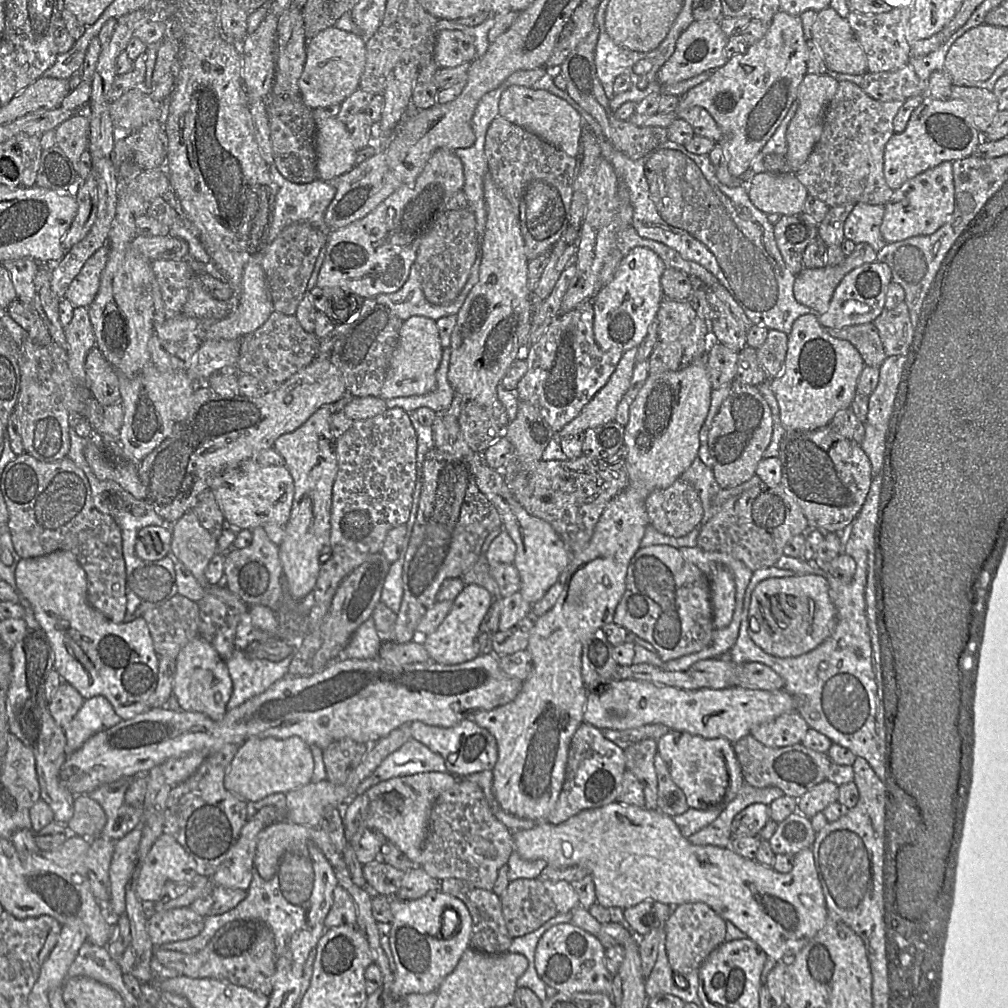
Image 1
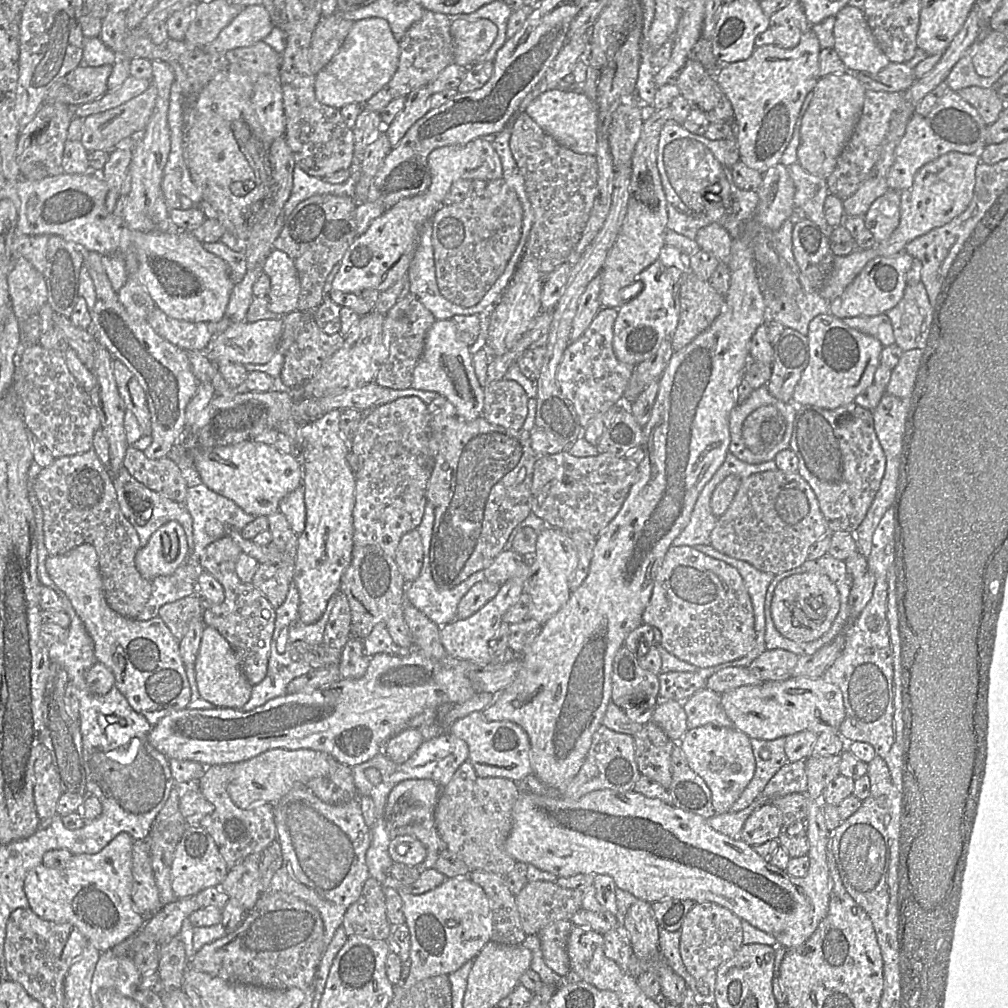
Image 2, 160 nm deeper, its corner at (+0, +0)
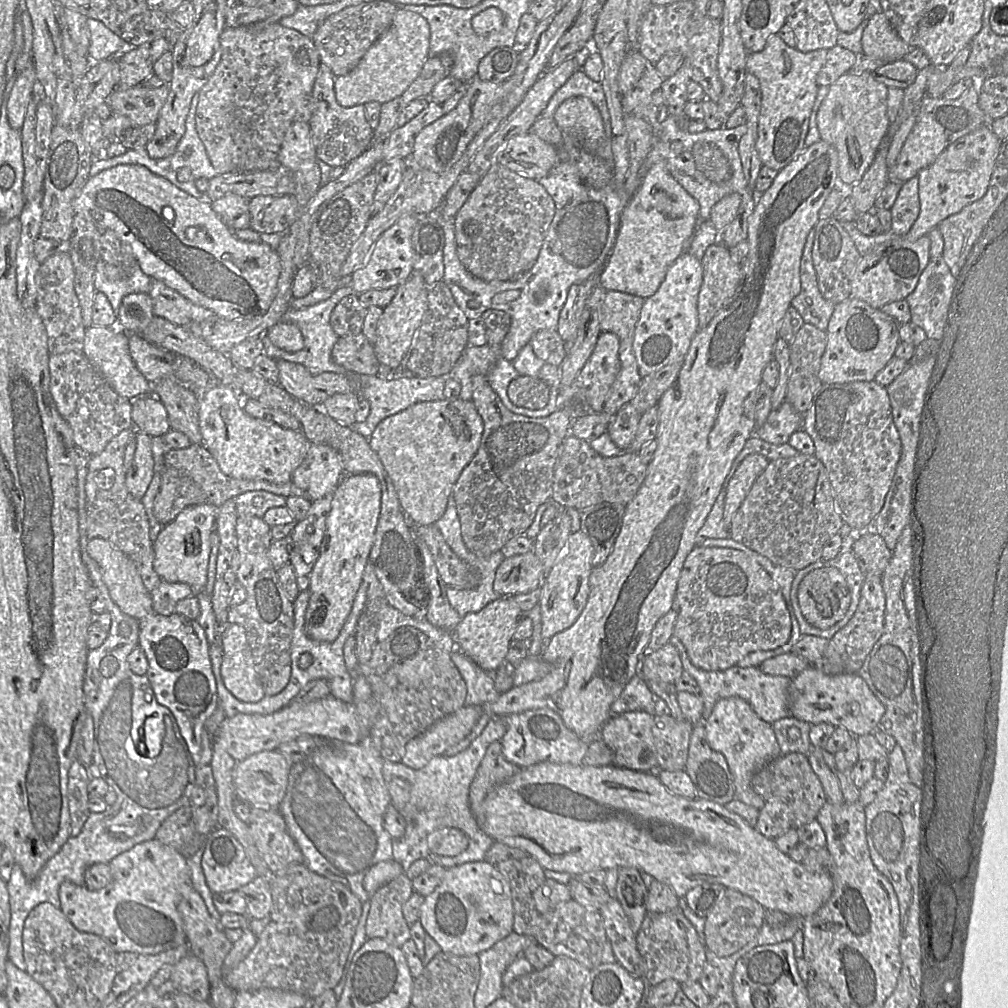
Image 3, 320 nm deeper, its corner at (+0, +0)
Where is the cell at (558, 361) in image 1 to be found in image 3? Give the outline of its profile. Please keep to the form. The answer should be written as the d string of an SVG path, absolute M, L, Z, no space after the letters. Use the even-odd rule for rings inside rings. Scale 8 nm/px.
M602 332L592 355L573 382L585 395L590 412L603 410L620 369L619 350L618 336L612 332Z

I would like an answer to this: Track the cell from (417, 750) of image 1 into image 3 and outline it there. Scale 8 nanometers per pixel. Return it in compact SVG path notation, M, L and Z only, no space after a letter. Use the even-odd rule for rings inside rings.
M501 718L490 719L481 734L463 751L453 755L440 755L419 770L414 770L401 762L384 761L382 775L389 791L390 805L406 821L403 837L393 839L392 859L402 865L405 871L416 860L427 858L432 865L445 869L464 863L484 860L486 852L494 840L483 833L470 811L468 793L471 782L477 770L475 769L483 752L495 741L500 741L506 732L506 724ZM457 828L463 831L469 839L467 848L456 856L434 856L430 853L427 837L438 829Z

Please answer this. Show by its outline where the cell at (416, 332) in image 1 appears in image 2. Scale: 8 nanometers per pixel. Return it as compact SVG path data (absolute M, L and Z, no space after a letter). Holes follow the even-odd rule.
M450 319L436 320L427 331L423 353L413 371L411 388L444 396L455 407L455 416L464 421L481 416L485 388L477 378L470 347L458 340L455 325Z

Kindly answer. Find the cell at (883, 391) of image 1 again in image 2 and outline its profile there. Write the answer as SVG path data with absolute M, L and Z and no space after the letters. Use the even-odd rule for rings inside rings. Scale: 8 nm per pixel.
M919 348L902 353L892 369L884 394L898 398L911 398L922 355L923 349Z

